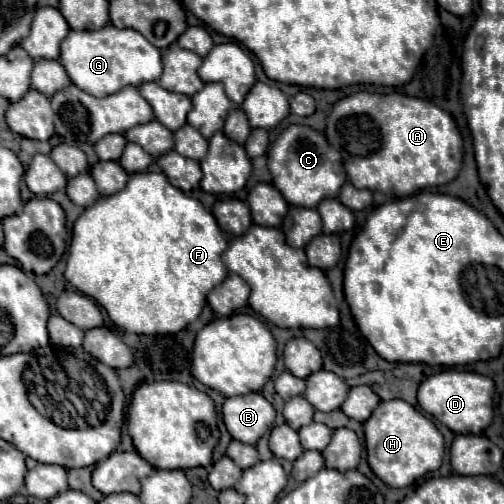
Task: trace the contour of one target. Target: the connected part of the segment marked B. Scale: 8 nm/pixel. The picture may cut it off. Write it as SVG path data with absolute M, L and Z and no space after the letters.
M260 392L226 398L222 414L230 436L244 444L256 444L276 418L274 406Z

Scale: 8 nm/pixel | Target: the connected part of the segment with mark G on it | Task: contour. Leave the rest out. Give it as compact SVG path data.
M106 24L100 30L70 30L62 42L60 62L70 80L92 96L108 96L124 86L140 86L146 80L158 80L162 74L160 50L136 30L120 30Z

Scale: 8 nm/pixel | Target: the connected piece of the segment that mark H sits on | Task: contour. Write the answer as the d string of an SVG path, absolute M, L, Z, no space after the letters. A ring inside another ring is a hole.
M394 398L380 402L372 416L364 422L366 452L372 472L392 488L406 488L418 478L434 472L442 464L444 438L434 422L416 410L412 404Z

